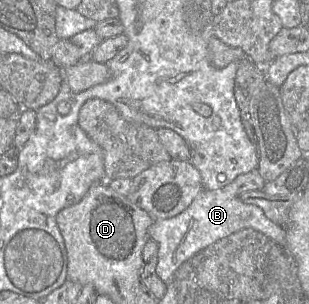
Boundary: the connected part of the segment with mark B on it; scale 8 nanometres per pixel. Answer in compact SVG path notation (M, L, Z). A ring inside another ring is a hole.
M203 189L186 210L172 218L154 220L149 227L149 238L158 244L156 274L168 283L173 280L180 266L193 256L219 240L247 228L263 233L286 249L286 227L268 219L260 207L246 204L239 197L228 195L222 189Z

